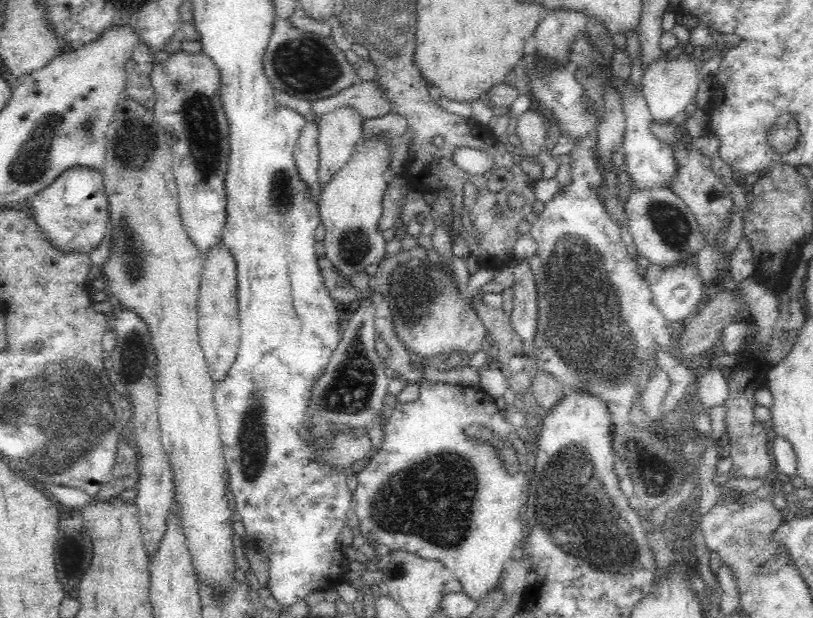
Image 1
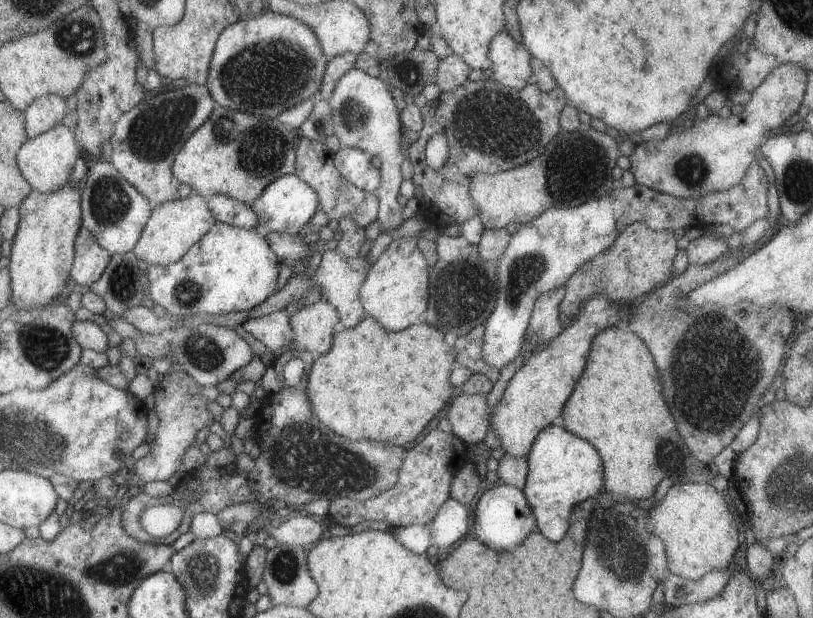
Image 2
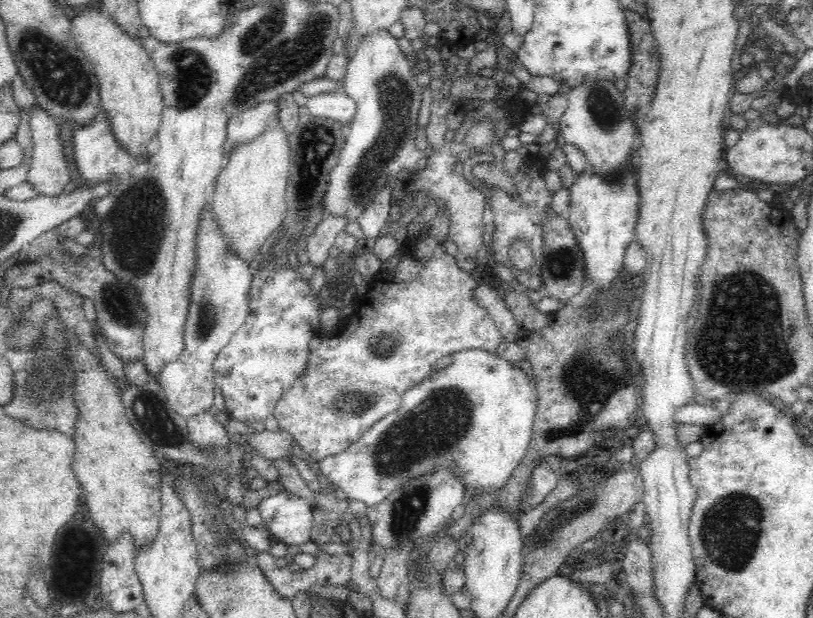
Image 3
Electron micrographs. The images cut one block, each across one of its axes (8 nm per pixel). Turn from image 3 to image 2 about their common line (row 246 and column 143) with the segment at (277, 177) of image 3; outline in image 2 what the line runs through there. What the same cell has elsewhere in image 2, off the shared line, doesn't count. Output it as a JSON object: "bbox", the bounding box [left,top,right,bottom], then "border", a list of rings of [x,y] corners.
{"bbox":[133,194,216,267],"border":[[[199,194],[174,201],[165,201],[153,206],[149,218],[133,247],[133,254],[143,267],[149,265],[167,266],[179,260],[187,249],[195,244],[213,226],[216,220],[206,205],[206,199]]]}

